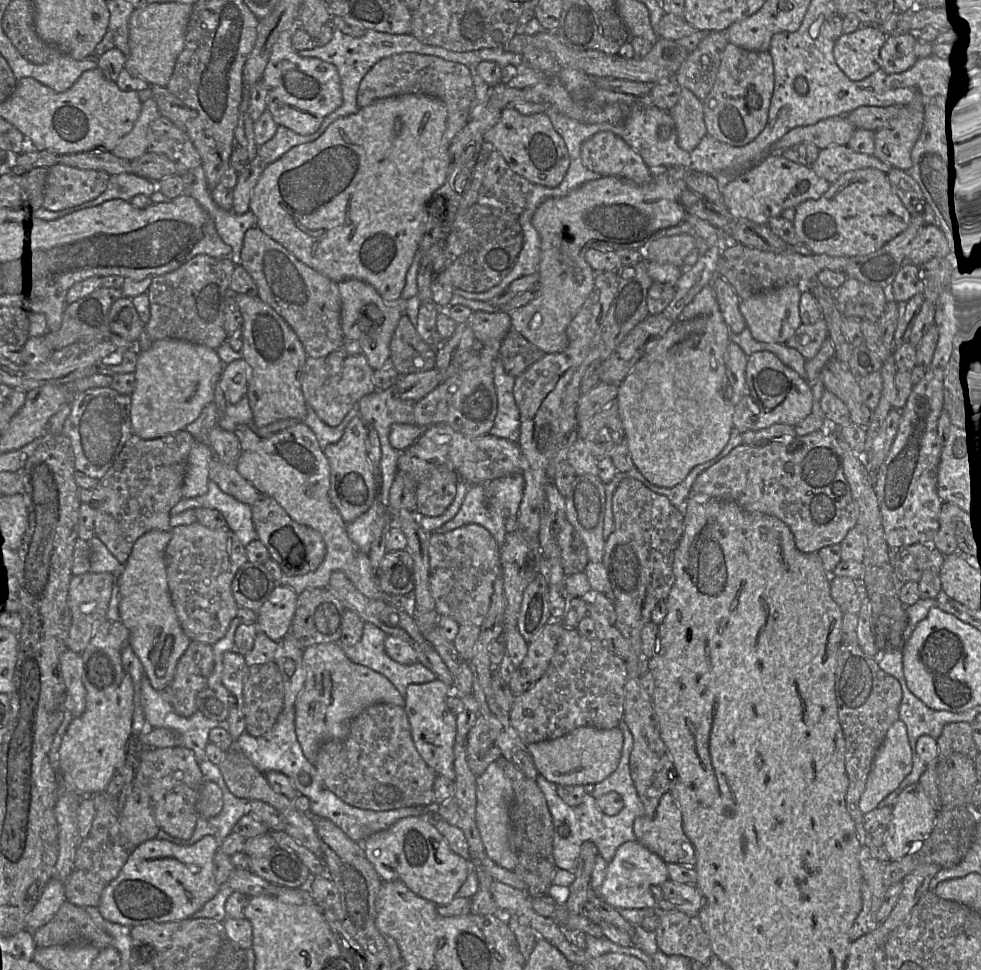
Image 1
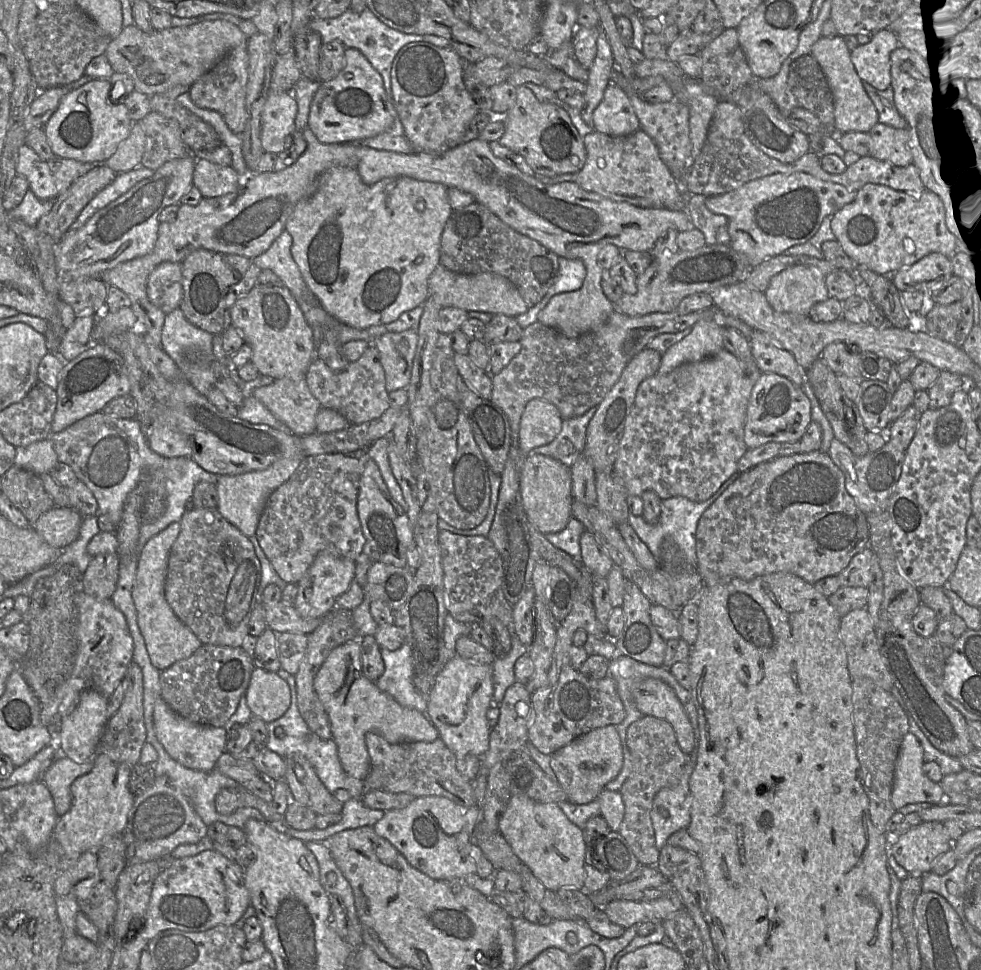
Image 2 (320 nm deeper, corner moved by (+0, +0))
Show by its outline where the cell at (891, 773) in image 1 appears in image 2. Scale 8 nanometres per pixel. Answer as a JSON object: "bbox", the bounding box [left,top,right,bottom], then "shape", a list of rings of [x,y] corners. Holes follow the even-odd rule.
{"bbox":[891,731,946,811],"shape":[[[909,731],[903,738],[895,765],[891,802],[896,811],[908,804],[927,802],[932,805],[938,805],[943,803],[946,799],[941,784],[931,781],[925,775],[923,771],[923,754],[921,743],[916,736]]]}

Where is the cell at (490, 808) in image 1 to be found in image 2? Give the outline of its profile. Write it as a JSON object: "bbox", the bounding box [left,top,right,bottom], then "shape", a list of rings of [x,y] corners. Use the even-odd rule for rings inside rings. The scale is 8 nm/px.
{"bbox":[499,795,586,890],"shape":[[[512,795],[499,819],[499,831],[533,876],[547,889],[583,890],[586,845],[581,828],[573,824],[557,803],[539,803]]]}

